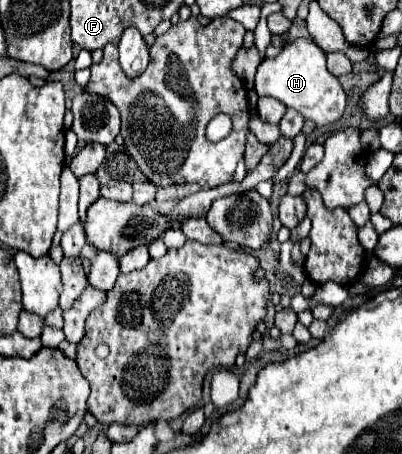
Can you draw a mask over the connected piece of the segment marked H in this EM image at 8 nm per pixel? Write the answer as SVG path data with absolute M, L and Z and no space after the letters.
M311 39L289 41L281 53L263 59L255 73L255 91L261 97L269 95L279 99L281 103L299 111L305 119L311 119L317 125L335 123L343 115L347 101L337 77L333 77L325 67L323 49L319 49Z

